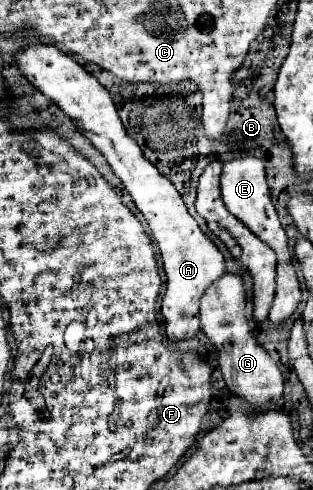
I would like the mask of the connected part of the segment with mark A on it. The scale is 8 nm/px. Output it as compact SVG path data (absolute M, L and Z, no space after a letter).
M40 42L30 44L18 56L18 68L42 94L56 102L70 116L76 128L96 146L96 150L102 152L112 172L120 178L124 190L132 196L136 208L144 214L152 238L160 248L166 272L166 294L162 298L166 334L170 340L192 338L200 330L198 300L204 294L204 288L208 288L208 284L212 284L226 272L222 252L190 216L174 184L158 172L158 168L144 156L136 140L128 136L126 128L118 118L112 96L90 72L86 72L62 50Z

